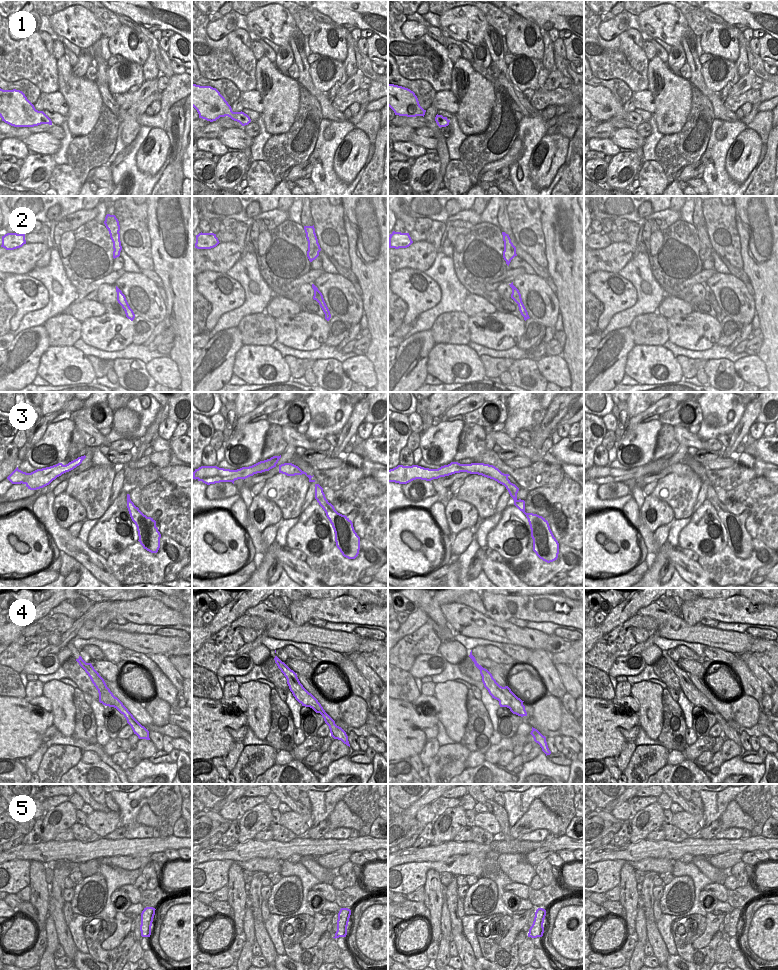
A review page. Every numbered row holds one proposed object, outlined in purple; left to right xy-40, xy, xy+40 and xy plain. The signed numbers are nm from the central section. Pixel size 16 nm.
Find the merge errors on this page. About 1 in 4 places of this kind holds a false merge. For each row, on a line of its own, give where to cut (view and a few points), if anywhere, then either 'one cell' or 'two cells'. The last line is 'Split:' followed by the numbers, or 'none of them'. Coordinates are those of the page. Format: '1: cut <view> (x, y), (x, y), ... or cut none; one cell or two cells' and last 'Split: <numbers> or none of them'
1: cut none; one cell
2: cut xy (318, 290), (317, 300), (322, 307); two cells
3: cut xy (244, 469), (243, 475), (240, 478); two cells
4: cut xy-40 (109, 705), (115, 705), (119, 709), (127, 710); two cells
5: cut none; one cell
Split: 2, 3, 4

